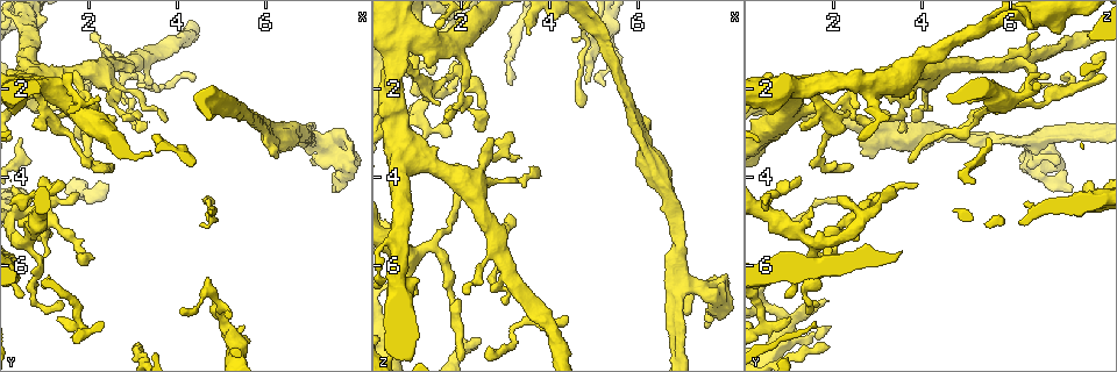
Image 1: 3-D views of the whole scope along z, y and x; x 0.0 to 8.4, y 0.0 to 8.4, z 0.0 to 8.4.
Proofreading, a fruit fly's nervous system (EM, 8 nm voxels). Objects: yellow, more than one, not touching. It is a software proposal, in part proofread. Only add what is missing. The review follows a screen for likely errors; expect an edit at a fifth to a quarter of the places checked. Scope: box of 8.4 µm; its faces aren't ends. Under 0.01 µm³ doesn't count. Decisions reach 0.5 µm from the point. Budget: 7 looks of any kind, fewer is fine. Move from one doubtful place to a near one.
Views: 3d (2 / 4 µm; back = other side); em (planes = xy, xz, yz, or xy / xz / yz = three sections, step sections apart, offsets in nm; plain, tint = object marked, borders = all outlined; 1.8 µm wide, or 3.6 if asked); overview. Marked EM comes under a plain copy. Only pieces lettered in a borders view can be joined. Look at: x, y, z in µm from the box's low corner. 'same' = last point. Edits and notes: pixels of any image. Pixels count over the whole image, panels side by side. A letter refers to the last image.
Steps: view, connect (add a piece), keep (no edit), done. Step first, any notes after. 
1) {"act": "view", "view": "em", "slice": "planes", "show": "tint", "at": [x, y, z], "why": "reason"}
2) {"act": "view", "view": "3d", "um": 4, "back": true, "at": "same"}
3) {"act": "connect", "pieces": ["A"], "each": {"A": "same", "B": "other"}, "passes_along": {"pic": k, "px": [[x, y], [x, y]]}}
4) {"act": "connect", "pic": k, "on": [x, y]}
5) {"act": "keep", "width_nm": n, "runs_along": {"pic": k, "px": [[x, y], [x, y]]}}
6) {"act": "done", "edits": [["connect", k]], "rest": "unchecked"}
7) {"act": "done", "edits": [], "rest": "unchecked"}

{"act": "view", "view": "em", "slice": "planes", "show": "borders", "at": [2.00, 3.60, 3.70], "why": "an open end"}

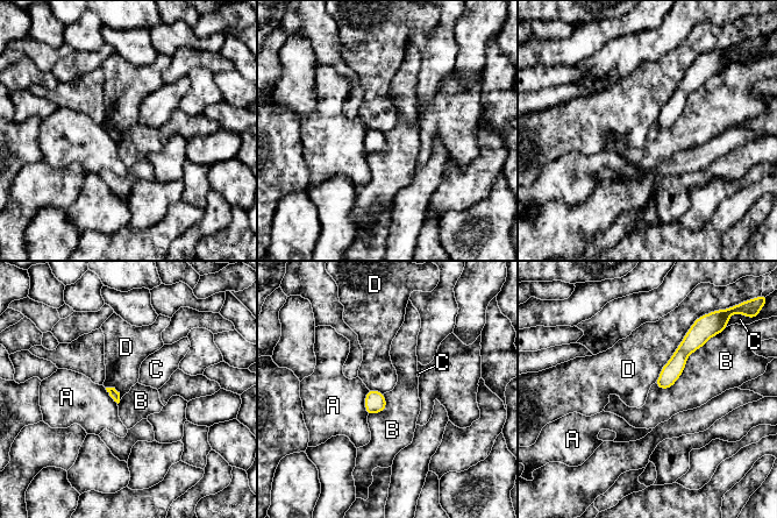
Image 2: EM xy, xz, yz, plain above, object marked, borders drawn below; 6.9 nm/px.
{"act": "keep", "longest_contact_nm": ["B", 500], "each": {"A": "other", "B": "other", "C": "other", "D": "other"}, "found": "none of them fits"}

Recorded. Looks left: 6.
{"act": "view", "view": "3d", "um": 2, "at": [2.45, 4.20, 7.75], "why": "free end"}

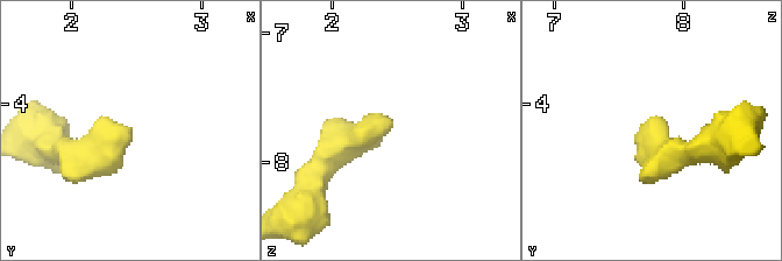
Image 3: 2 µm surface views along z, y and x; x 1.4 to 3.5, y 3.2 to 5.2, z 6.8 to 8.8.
{"act": "view", "view": "em", "slice": "planes", "show": "borders", "at": [2.46, 4.18, 7.70], "why": "now the EM"}

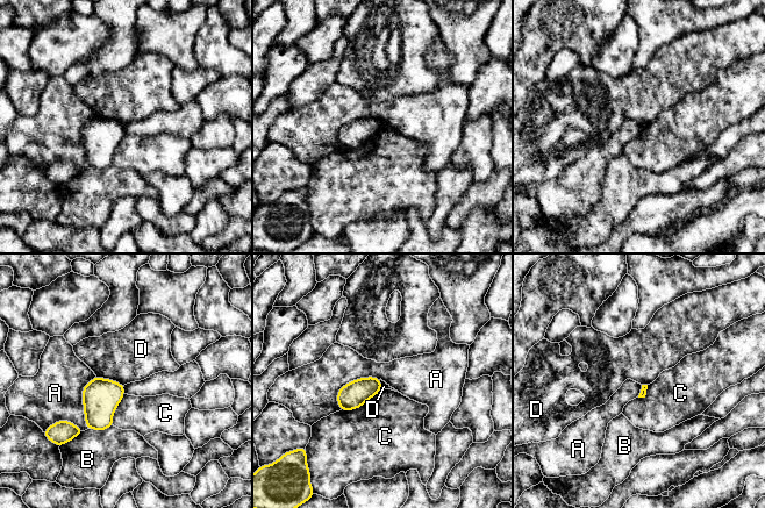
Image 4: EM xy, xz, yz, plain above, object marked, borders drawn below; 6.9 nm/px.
{"act": "keep", "each": {"A": "other", "B": "other", "C": "other", "D": "other"}, "border": {"pic": 4, "px": [[95, 374], [113, 379], [123, 386]]}, "found": "no lettered piece goes on from it"}

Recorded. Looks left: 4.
{"act": "view", "view": "em", "slice": "planes", "show": "tint", "at": [5.25, 7.40, 1.90], "why": "free end"}

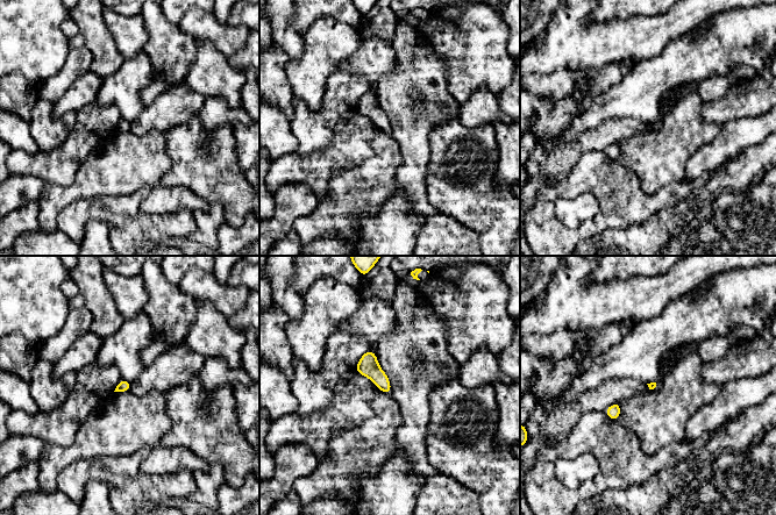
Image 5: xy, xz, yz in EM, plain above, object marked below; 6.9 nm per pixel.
{"act": "view", "view": "em", "slice": "planes", "show": "borders", "at": "same"}

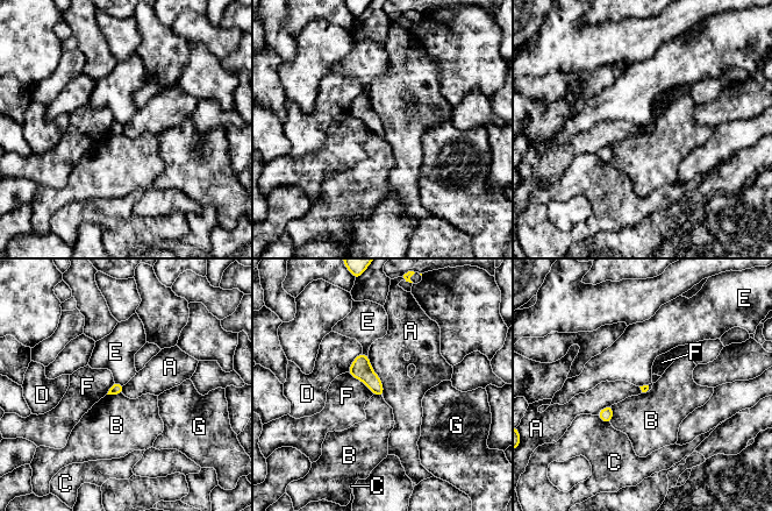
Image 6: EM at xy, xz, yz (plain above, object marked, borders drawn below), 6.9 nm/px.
{"act": "keep", "longest_contact_nm": ["A", 300], "each": {"A": "other", "B": "other", "C": "other", "D": "other", "E": "other", "F": "other", "G": "other"}, "found": "none of them fits"}

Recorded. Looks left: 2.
{"act": "done", "edits": [], "rest": "unchecked"}

